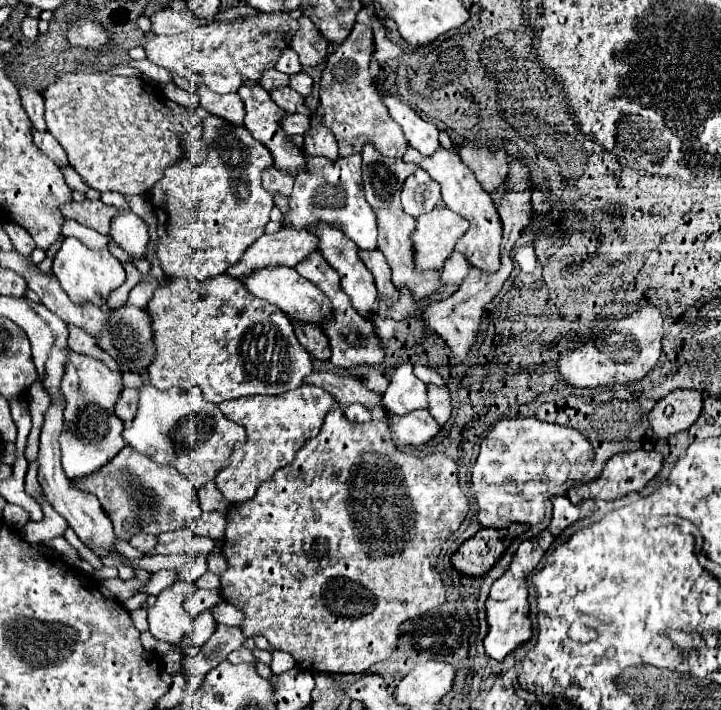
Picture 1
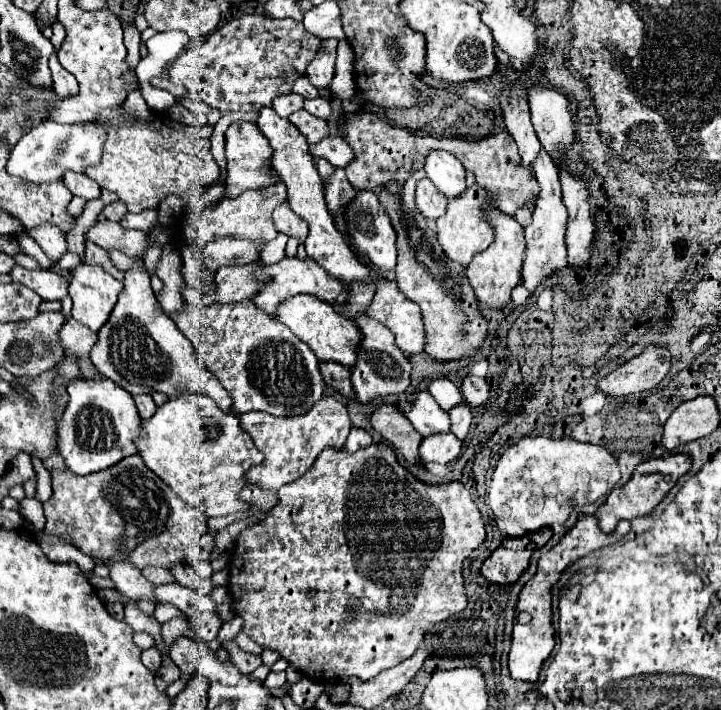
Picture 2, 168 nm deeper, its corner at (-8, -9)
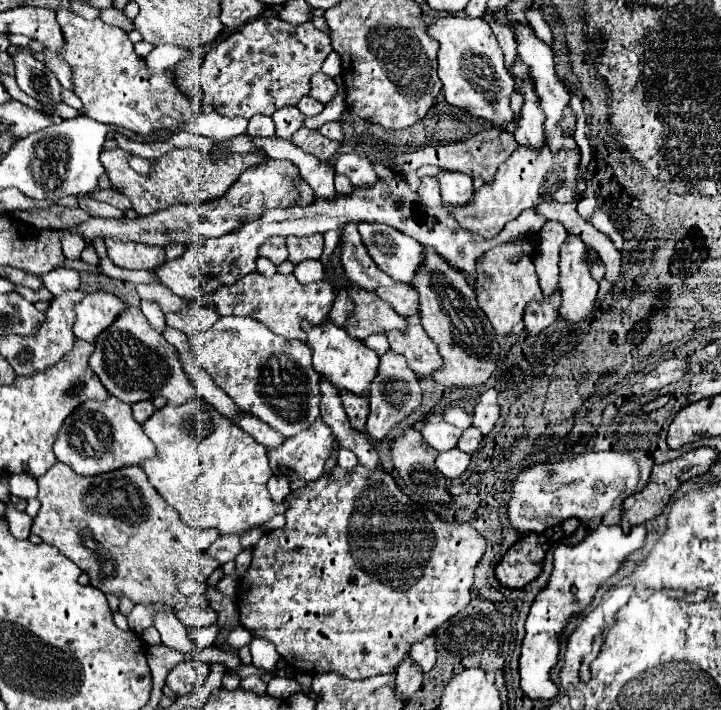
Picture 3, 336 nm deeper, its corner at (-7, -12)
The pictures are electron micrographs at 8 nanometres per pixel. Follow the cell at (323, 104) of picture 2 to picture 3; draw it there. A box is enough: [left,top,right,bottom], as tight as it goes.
[319,122,345,142]

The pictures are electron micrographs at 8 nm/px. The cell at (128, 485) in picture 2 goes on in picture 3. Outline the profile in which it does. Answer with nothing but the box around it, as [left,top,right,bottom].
[31,462,217,628]

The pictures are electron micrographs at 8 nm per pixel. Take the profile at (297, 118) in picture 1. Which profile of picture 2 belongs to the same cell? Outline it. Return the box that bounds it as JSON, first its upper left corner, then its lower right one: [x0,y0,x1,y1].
[310,135,352,167]

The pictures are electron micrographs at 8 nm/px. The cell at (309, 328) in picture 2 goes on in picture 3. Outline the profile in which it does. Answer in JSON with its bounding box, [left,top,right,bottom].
[303,322,379,396]

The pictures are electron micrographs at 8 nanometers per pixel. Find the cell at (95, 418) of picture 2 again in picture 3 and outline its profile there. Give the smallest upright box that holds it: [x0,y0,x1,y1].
[53,396,155,476]

